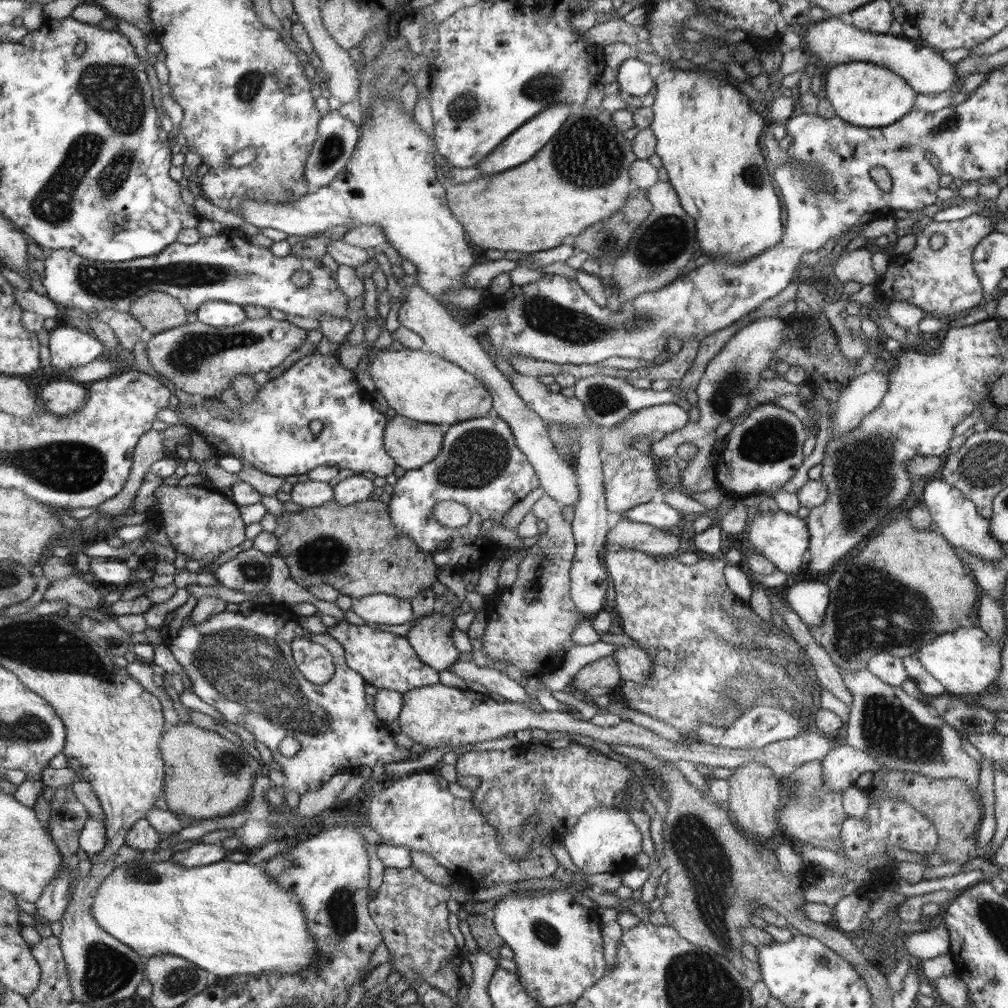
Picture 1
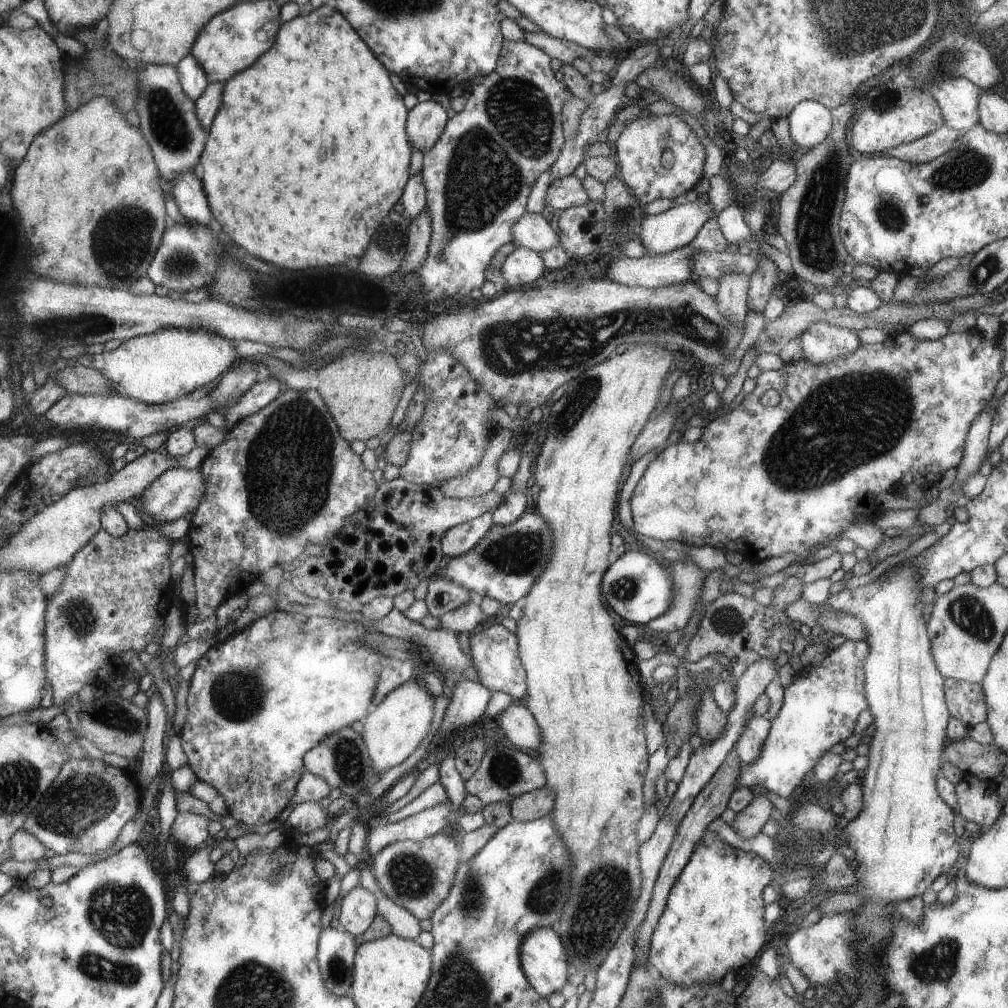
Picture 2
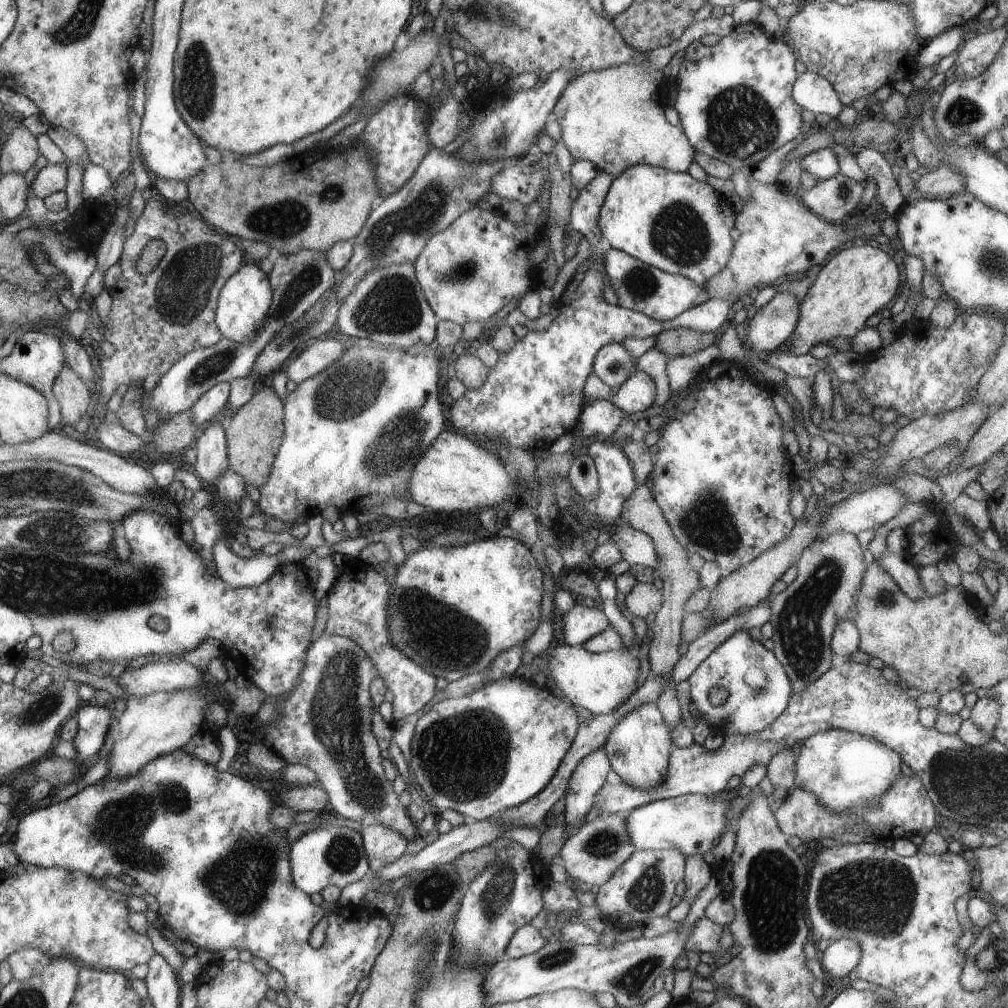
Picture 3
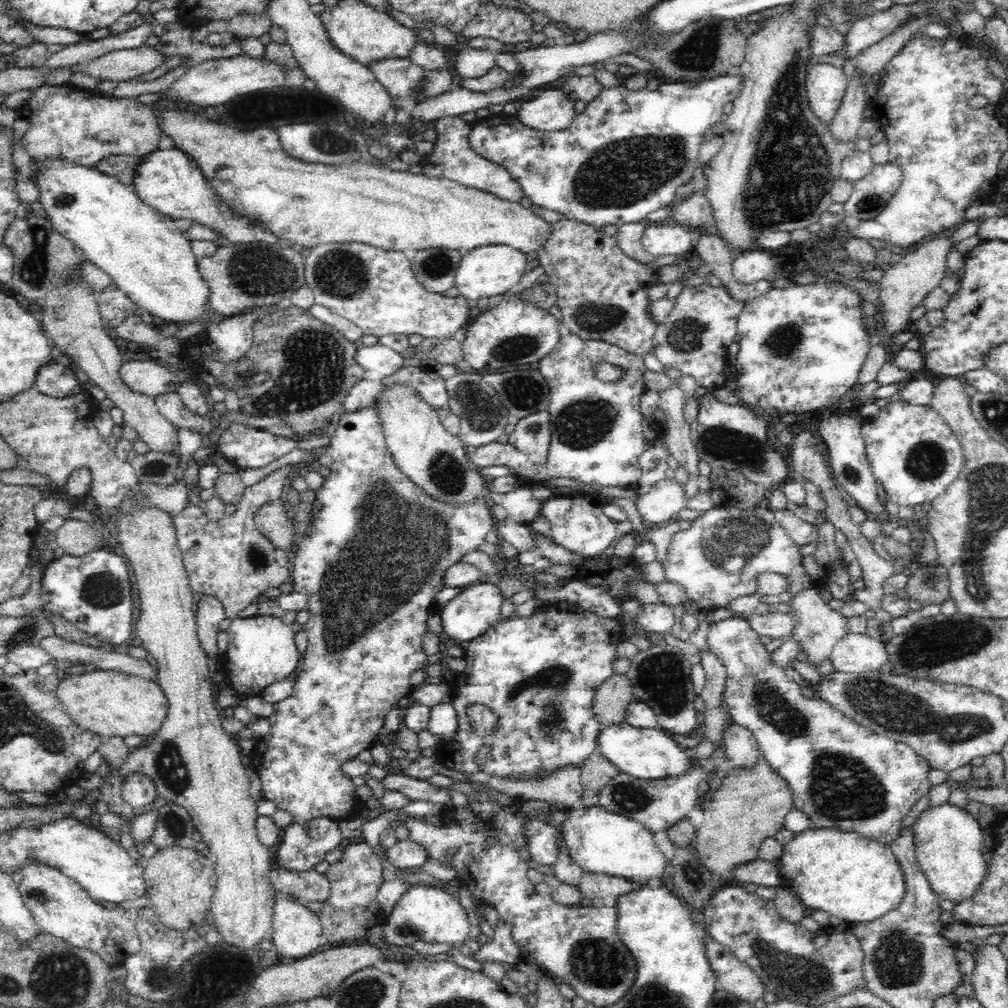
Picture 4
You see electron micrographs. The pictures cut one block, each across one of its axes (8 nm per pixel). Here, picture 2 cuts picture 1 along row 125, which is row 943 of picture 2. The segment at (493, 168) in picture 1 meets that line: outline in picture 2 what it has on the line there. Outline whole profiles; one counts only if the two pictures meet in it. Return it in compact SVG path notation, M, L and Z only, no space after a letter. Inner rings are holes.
M550 926L536 928L524 938L522 963L527 979L540 996L561 992L568 984L571 963L563 939Z

